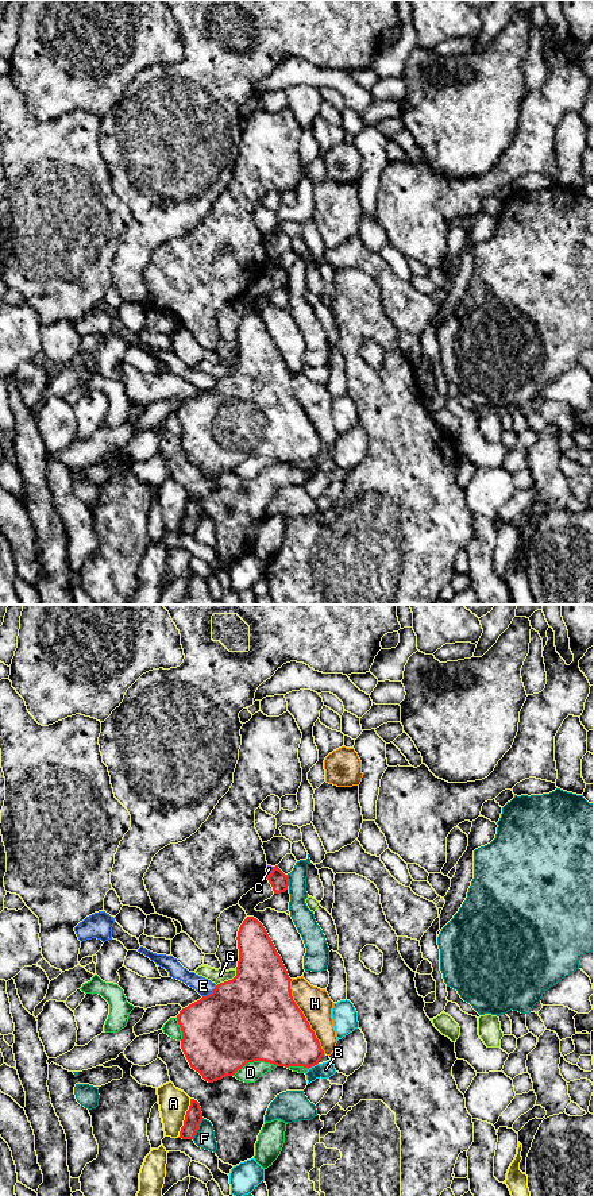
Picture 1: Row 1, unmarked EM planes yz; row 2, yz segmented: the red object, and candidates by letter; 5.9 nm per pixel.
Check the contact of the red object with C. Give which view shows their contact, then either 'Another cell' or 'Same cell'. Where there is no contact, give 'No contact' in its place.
Touches red in yz. Another cell

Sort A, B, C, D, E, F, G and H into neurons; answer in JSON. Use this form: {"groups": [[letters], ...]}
{"groups": [["A"], ["B"], ["C"], ["D"], ["E"], ["F"], ["G"], ["H"]]}

